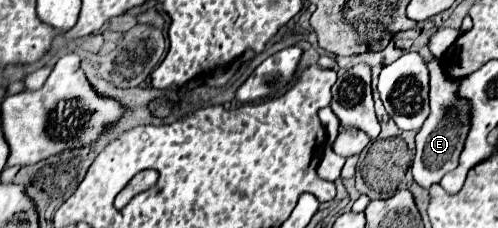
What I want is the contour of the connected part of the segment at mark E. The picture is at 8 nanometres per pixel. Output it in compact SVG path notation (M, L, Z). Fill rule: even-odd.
M438 60L428 62L428 72L430 72L430 116L416 134L416 156L412 160L412 174L414 180L422 188L430 188L432 184L438 184L444 174L452 172L458 166L458 156L464 148L464 140L468 134L468 102L460 100L456 96L458 82L448 78L446 72L442 70Z

